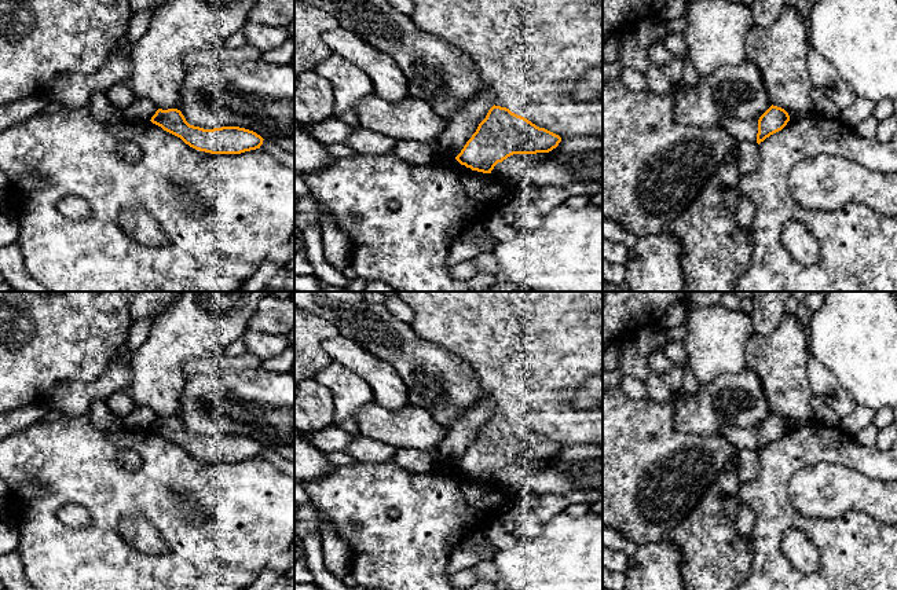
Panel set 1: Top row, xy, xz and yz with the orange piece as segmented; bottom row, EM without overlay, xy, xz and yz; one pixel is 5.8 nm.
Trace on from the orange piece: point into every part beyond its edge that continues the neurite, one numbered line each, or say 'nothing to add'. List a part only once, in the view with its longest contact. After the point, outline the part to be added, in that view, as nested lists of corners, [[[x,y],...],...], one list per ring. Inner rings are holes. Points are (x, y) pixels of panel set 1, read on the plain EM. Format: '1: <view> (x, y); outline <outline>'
nothing to add

